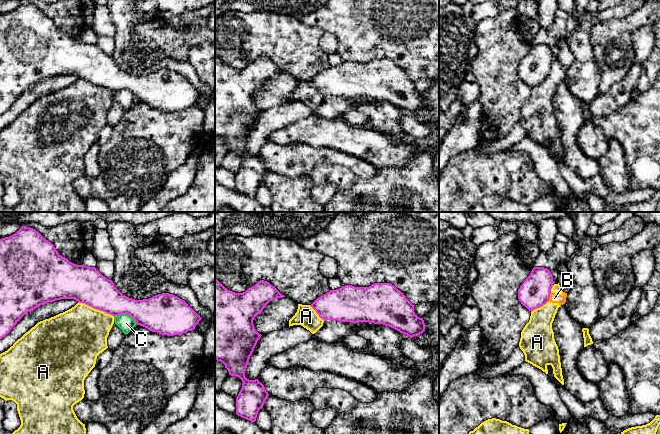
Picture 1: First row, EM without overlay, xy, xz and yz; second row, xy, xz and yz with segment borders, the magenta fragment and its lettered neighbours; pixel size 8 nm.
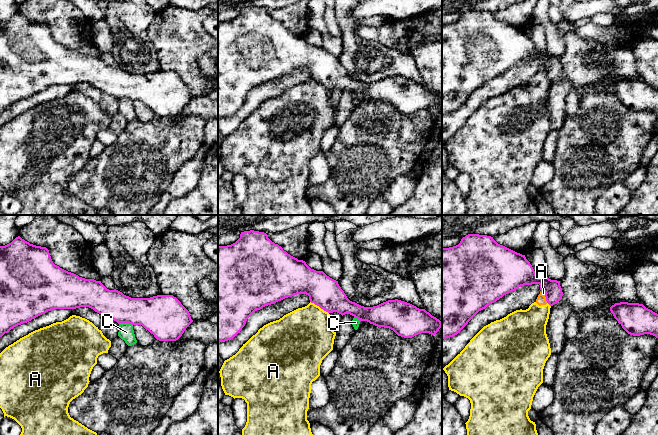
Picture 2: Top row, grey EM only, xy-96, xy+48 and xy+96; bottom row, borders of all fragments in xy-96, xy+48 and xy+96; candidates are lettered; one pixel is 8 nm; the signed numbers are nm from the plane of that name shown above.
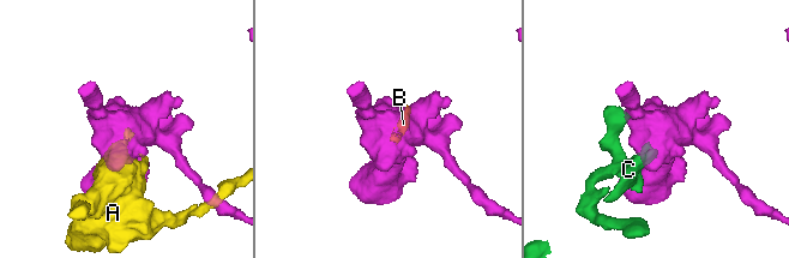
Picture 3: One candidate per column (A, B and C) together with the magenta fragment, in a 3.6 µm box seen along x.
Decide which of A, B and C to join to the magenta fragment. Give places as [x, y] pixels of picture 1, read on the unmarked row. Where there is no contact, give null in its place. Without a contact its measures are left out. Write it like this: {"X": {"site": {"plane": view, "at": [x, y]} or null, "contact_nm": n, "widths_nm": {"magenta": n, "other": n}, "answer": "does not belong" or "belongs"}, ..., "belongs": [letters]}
{"A": {"site": {"plane": "xy", "at": [96, 84]}, "contact_nm": 320, "widths_nm": {"magenta": 300, "other": 440}, "answer": "does not belong"}, "B": {"site": {"plane": "yz", "at": [549, 72]}, "contact_nm": 80, "widths_nm": {"magenta": 240, "other": 80}, "answer": "does not belong"}, "C": {"site": {"plane": "xy", "at": [126, 89]}, "contact_nm": 200, "widths_nm": {"magenta": 280, "other": 140}, "answer": "does not belong"}, "belongs": []}

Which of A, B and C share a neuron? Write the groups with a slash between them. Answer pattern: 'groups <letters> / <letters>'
groups A B / C

